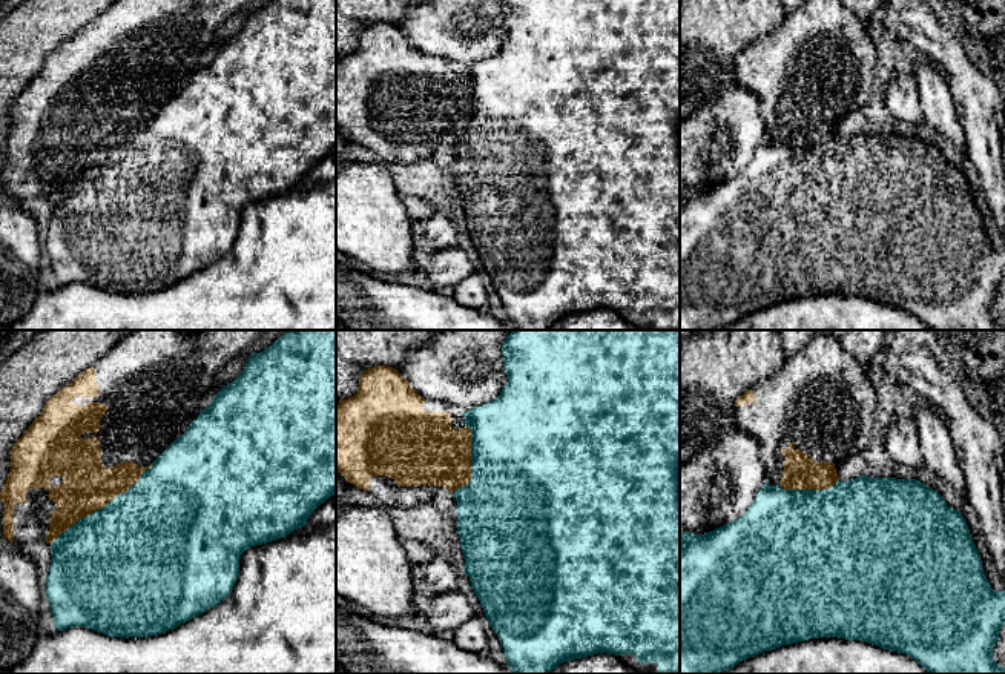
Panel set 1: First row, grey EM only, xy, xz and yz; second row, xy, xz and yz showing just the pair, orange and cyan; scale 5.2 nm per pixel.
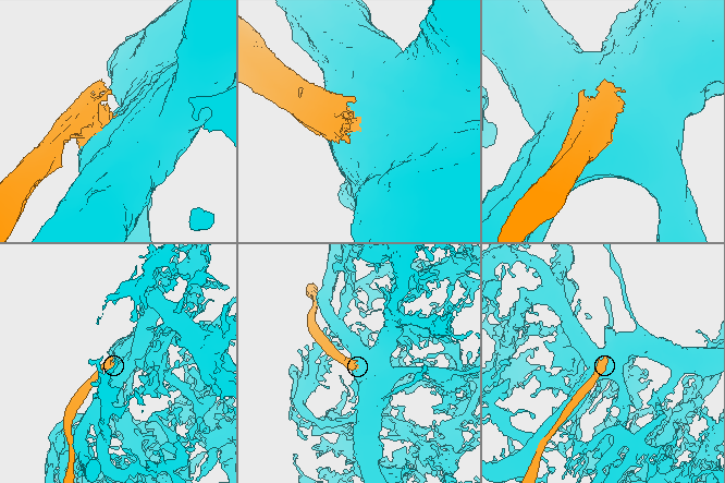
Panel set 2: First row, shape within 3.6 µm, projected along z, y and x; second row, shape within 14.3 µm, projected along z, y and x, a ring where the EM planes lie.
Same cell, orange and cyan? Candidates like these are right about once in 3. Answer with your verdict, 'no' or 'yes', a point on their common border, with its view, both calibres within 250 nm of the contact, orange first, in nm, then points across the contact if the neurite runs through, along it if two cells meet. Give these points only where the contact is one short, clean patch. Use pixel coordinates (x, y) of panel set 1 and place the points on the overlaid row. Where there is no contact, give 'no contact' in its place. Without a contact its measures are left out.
no; contact xy (103, 505); calibres 260 and 500 nm

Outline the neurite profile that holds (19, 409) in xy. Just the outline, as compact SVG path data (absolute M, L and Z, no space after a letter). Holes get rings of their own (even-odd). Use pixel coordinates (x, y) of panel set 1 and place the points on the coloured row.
M38 330L0 364L0 493L11 450L46 402L133 330Z

